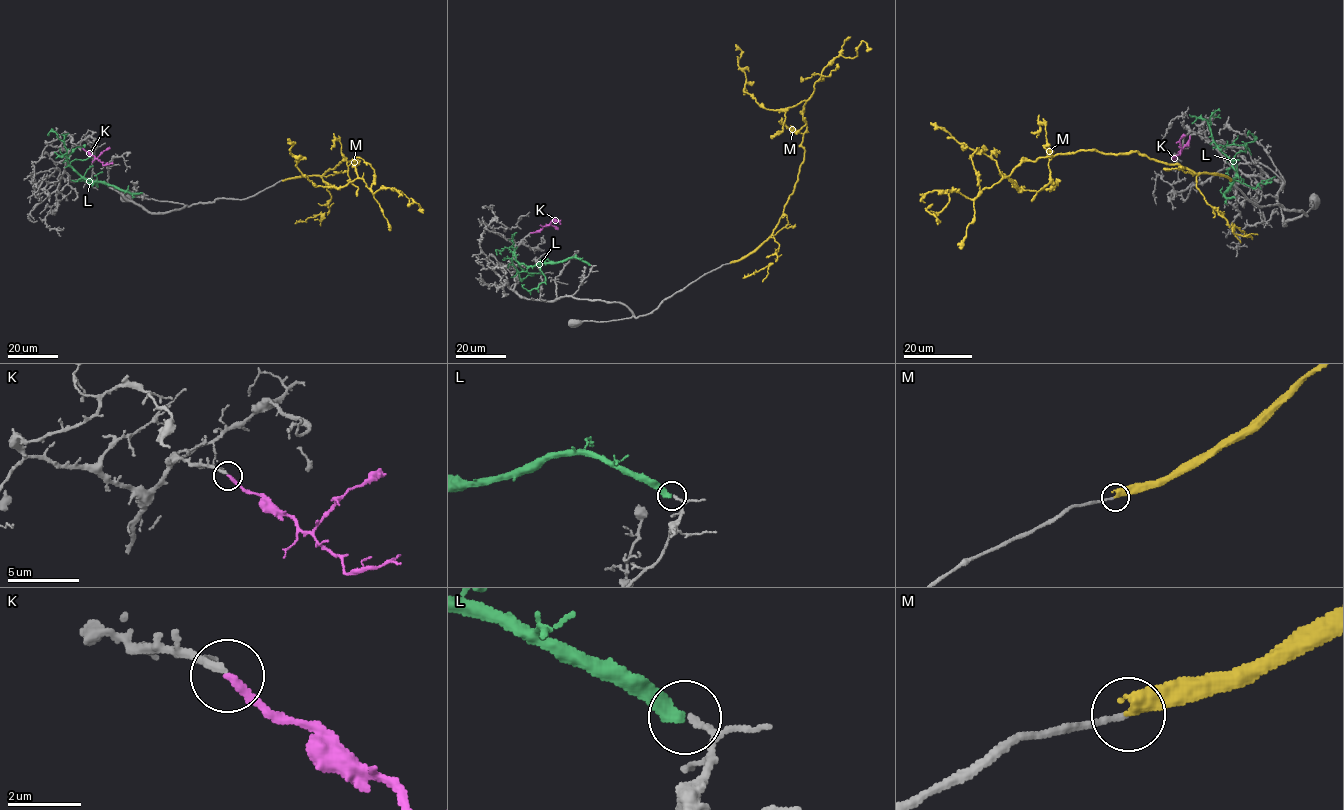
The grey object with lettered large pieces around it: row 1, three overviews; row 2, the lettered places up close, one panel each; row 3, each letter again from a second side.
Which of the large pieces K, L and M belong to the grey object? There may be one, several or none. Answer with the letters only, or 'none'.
K

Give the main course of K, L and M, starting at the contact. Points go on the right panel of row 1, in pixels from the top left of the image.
K: (1190, 136), (1180, 153), (1172, 158), (1178, 155)
L: (1234, 197), (1224, 195), (1236, 177), (1233, 162), (1218, 147), (1252, 142), (1254, 136), (1248, 135), (1249, 132)
M: (1231, 180), (1195, 173), (1135, 151), (1085, 150), (1023, 161), (1008, 177), (1020, 189), (994, 160), (930, 122)

